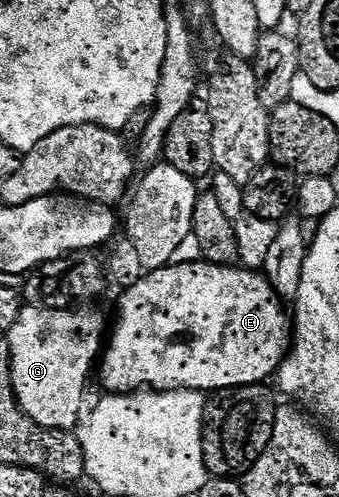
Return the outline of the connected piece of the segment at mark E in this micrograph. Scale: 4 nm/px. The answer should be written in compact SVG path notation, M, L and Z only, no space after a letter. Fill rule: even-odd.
M207 260L200 261L177 261L176 263L170 263L164 265L162 269L155 269L149 272L146 272L143 277L139 279L134 286L131 286L129 289L124 290L120 294L121 297L121 306L117 309L117 326L113 329L113 338L108 338L107 344L103 349L103 356L99 361L99 369L101 365L101 381L106 385L108 392L113 395L133 395L138 391L164 391L167 389L200 389L202 391L224 391L226 389L238 389L240 385L260 385L262 383L268 382L276 374L278 367L281 365L282 361L285 359L287 352L287 321L285 325L285 309L283 306L282 298L278 297L277 292L271 287L271 283L265 278L264 272L254 271L251 269L246 269L244 267L234 267L233 265L213 265Z

